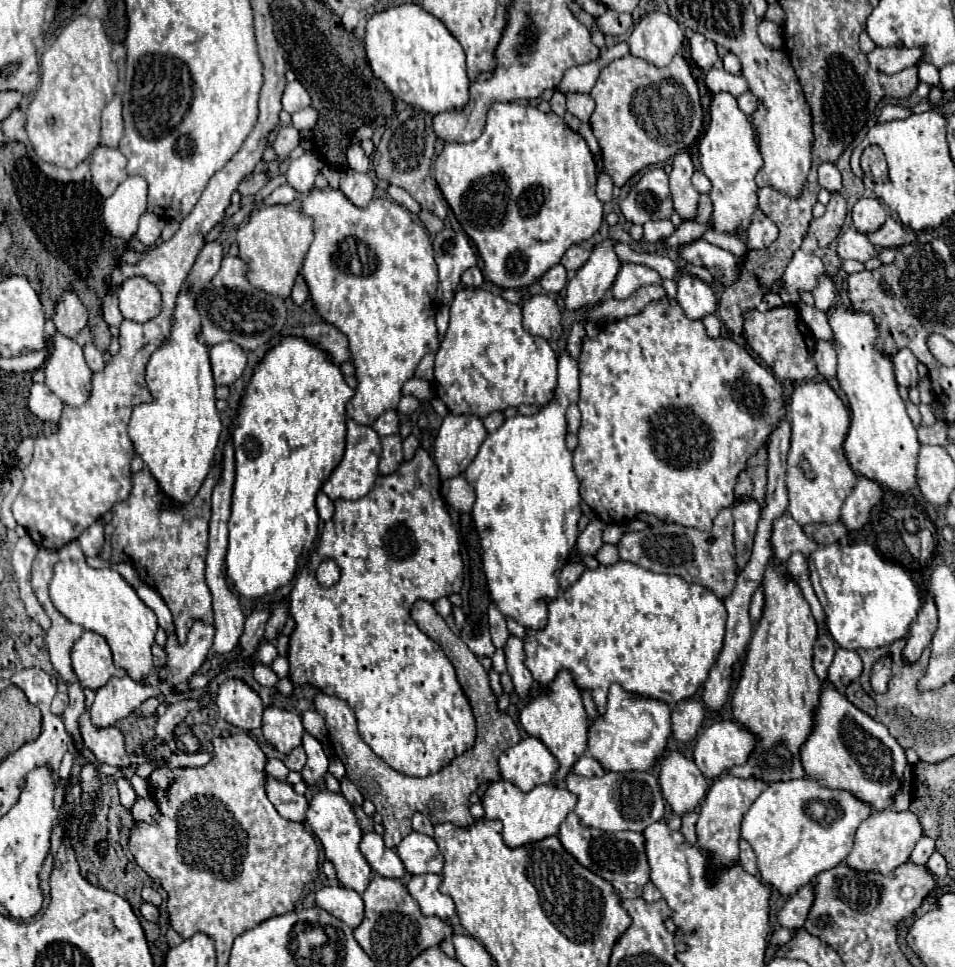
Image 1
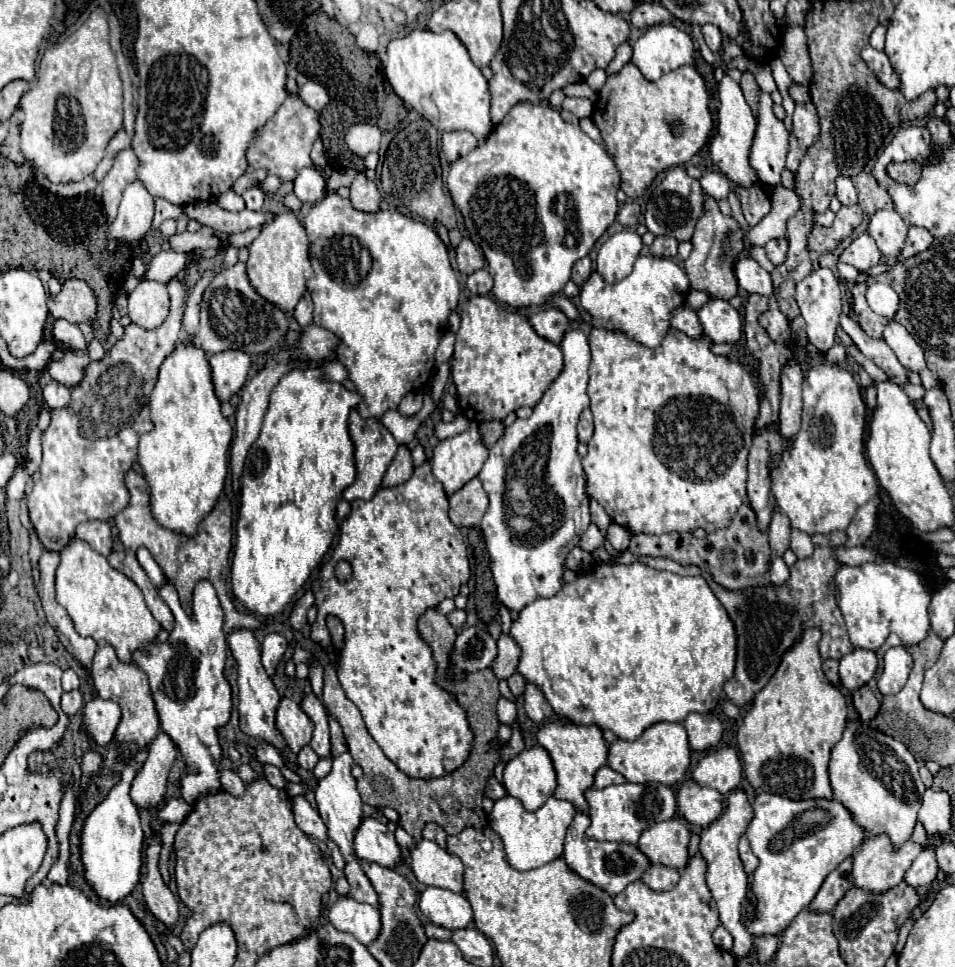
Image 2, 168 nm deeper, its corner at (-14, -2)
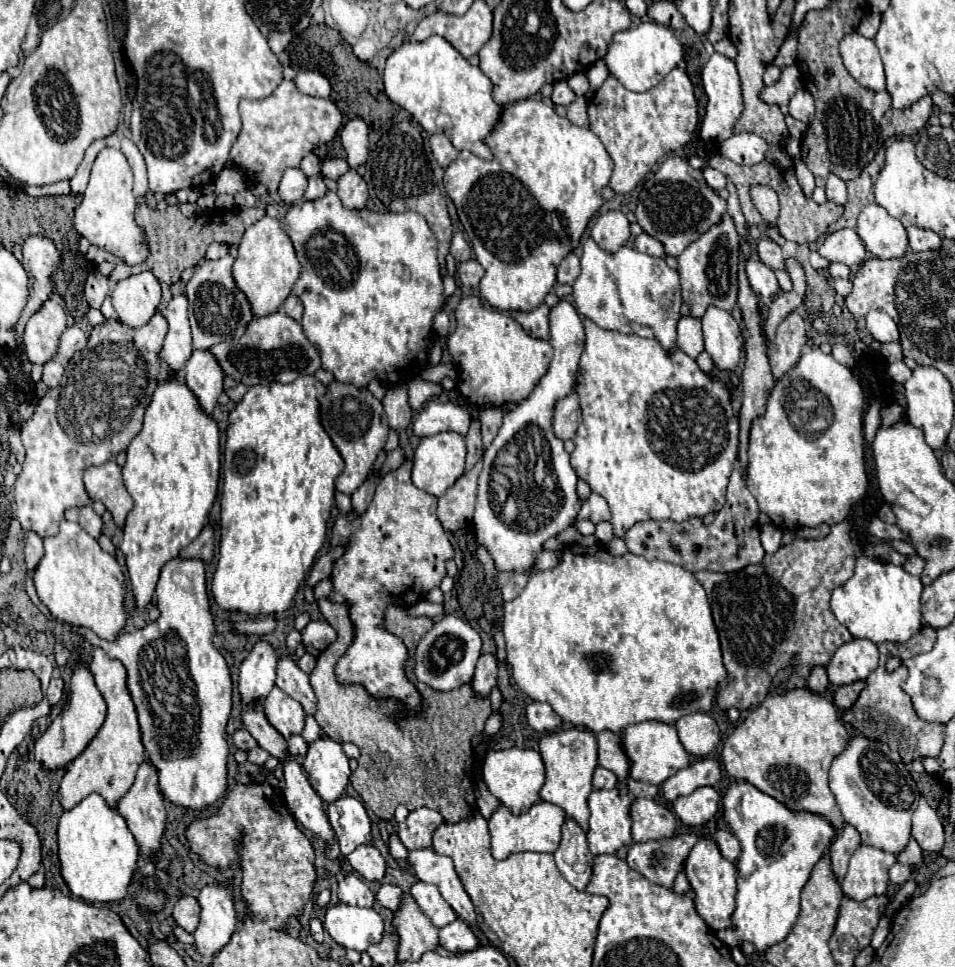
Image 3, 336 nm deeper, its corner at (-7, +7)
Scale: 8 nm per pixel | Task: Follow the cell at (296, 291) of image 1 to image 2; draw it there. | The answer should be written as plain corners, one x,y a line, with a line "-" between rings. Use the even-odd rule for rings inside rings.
304,292
304,296
300,298
296,310
294,310
294,320
300,326
308,326
312,322
312,298
310,292

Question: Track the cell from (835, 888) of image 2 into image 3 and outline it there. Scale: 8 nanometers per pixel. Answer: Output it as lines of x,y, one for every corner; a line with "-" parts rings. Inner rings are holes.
845,825
841,835
831,843
831,867
839,881
843,879
847,871
847,863
859,845
861,845
861,839
853,825

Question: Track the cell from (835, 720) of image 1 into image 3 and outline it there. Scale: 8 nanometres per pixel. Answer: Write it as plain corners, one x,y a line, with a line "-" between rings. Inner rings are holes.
853,737
829,769
829,787
845,823
859,831
863,845
871,845
893,855
899,855
907,847
911,839
911,815
921,795
901,757
885,743
871,741
867,737

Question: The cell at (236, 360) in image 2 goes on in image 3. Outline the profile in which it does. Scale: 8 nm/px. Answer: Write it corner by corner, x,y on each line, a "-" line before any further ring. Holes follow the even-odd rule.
205,349
193,351
191,359
185,363
183,381
193,395
197,395
197,403
207,415
211,415
217,405
217,397
223,391
223,379
225,373
221,371
217,359

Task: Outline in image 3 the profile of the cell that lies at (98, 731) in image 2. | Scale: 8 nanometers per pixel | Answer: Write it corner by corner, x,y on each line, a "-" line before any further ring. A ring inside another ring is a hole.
77,657
73,663
73,675
69,681
69,693
67,693
67,701
63,705
63,711
49,723
45,733
35,741
35,747
33,747
35,761
45,771
65,769
73,759
77,759
85,751
89,741
97,735
97,731
101,729
101,725
105,721
105,709
107,709
105,699
99,693
85,659

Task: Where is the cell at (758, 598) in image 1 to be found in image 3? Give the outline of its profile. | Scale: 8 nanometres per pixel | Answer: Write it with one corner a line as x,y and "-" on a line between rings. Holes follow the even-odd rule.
771,523
761,525
761,545
767,553
775,553
781,545
781,529

